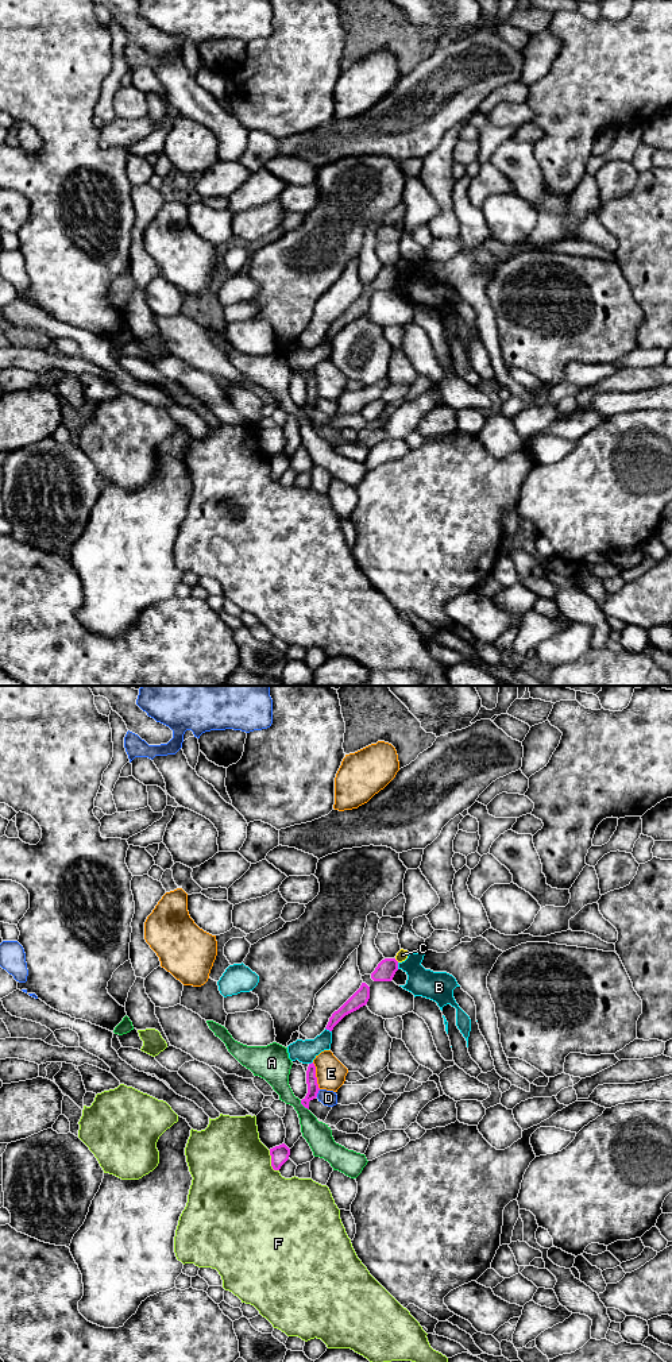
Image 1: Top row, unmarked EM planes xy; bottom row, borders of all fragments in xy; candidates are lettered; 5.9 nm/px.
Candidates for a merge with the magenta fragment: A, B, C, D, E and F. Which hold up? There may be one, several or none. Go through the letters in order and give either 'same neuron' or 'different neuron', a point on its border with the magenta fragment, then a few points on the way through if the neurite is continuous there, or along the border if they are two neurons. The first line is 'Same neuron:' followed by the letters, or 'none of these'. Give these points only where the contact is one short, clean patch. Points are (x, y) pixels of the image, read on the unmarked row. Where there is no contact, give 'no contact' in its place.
Same neuron: none of these
A: different neuron; meets magenta in xy at (304, 415)
B: different neuron; meets magenta in xy at (397, 274)
C: different neuron; meets magenta in xy at (396, 269); border along xy (394, 267), (398, 270)
D: different neuron; meets magenta in xy at (317, 401); border along xy (320, 398), (316, 405)
E: different neuron; meets magenta in xy at (315, 385)
F: different neuron; meets magenta in xy at (271, 471)

